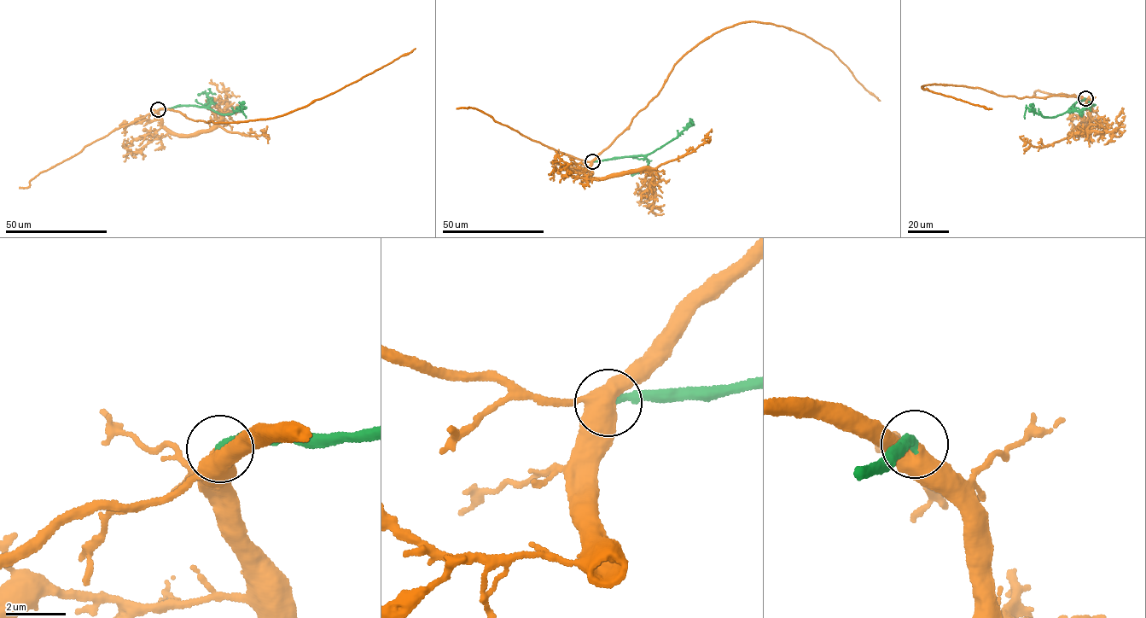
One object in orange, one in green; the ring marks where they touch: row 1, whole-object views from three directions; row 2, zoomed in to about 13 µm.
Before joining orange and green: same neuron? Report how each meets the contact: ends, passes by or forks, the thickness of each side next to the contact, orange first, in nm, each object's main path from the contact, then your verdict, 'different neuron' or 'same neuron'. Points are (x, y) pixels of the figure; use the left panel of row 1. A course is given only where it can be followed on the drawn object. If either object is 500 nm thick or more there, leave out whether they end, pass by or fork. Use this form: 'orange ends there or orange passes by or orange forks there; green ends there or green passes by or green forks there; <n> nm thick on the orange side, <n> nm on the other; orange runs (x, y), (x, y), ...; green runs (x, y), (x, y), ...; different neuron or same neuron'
orange passes by; green ends there; 400 nm thick on the orange side, 320 nm on the other; orange runs (158, 110), (178, 112), (194, 121), (214, 123), (279, 117), (307, 106), (415, 49); green runs (158, 110), (194, 106), (208, 107), (223, 115), (243, 107), (241, 110), (246, 118); same neuron

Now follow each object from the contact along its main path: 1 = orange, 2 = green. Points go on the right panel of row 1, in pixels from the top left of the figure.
1: (1084, 99), (1053, 96), (1021, 98), (977, 88), (937, 84), (922, 87), (991, 108)
2: (1084, 99), (1073, 105), (1068, 111), (1051, 118), (1026, 108), (1024, 119)

